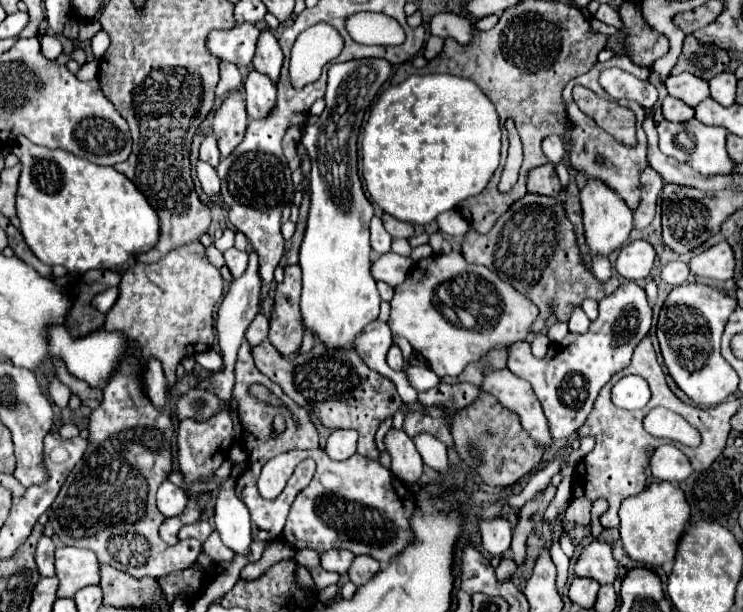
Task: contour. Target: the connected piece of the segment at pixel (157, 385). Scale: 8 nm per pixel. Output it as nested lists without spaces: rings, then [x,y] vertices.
[[[150,360],[146,364],[142,382],[144,382],[146,394],[152,400],[152,404],[156,408],[164,408],[168,404],[168,394],[166,394],[166,378],[164,378],[164,372],[162,372],[162,366],[158,360]]]

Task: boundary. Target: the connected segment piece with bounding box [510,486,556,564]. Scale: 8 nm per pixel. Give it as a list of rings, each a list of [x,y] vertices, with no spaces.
[[[548,486],[546,490],[542,490],[534,500],[526,502],[520,512],[518,512],[518,524],[514,528],[514,538],[512,538],[512,558],[516,564],[524,562],[524,550],[526,550],[526,538],[530,536],[530,532],[542,522],[544,512],[548,508],[548,504],[552,502],[556,494],[556,486]]]

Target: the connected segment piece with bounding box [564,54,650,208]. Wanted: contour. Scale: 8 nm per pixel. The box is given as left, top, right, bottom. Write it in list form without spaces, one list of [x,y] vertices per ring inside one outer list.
[[[622,54],[622,56],[614,56],[610,62],[596,64],[590,72],[586,72],[586,74],[582,74],[582,76],[578,76],[578,78],[574,78],[574,80],[568,82],[568,86],[564,88],[564,102],[566,102],[568,116],[570,116],[572,124],[574,124],[574,130],[572,130],[572,136],[570,136],[570,138],[572,138],[572,140],[570,140],[570,144],[572,144],[572,146],[570,146],[570,162],[572,162],[572,166],[574,166],[578,172],[586,174],[588,178],[600,178],[604,184],[608,184],[612,190],[616,190],[616,192],[624,198],[624,202],[626,202],[630,208],[636,208],[636,206],[638,206],[638,200],[640,200],[640,172],[642,172],[644,168],[648,168],[648,164],[646,164],[646,136],[644,136],[644,130],[642,130],[642,122],[644,122],[644,116],[646,116],[644,108],[642,108],[640,104],[636,104],[636,102],[630,102],[630,100],[616,100],[618,104],[630,108],[630,110],[634,112],[634,116],[636,116],[636,144],[634,144],[634,146],[626,146],[626,144],[614,140],[614,136],[606,134],[590,116],[582,114],[582,110],[580,110],[580,108],[576,106],[576,102],[572,100],[572,88],[580,84],[580,86],[584,86],[584,88],[590,88],[594,94],[602,96],[604,100],[610,100],[610,102],[612,102],[614,98],[612,98],[612,96],[600,86],[600,82],[598,82],[600,72],[602,72],[604,68],[610,68],[610,66],[622,68],[622,70],[626,70],[626,72],[630,72],[630,74],[642,78],[642,80],[648,80],[648,76],[650,76],[650,68],[638,66],[630,56]]]

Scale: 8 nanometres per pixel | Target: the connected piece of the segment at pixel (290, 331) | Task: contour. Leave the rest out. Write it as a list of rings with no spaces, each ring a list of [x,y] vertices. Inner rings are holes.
[[[286,266],[284,282],[276,286],[268,336],[268,340],[278,348],[282,356],[294,356],[302,344],[304,324],[300,314],[300,292],[302,292],[300,266]]]

